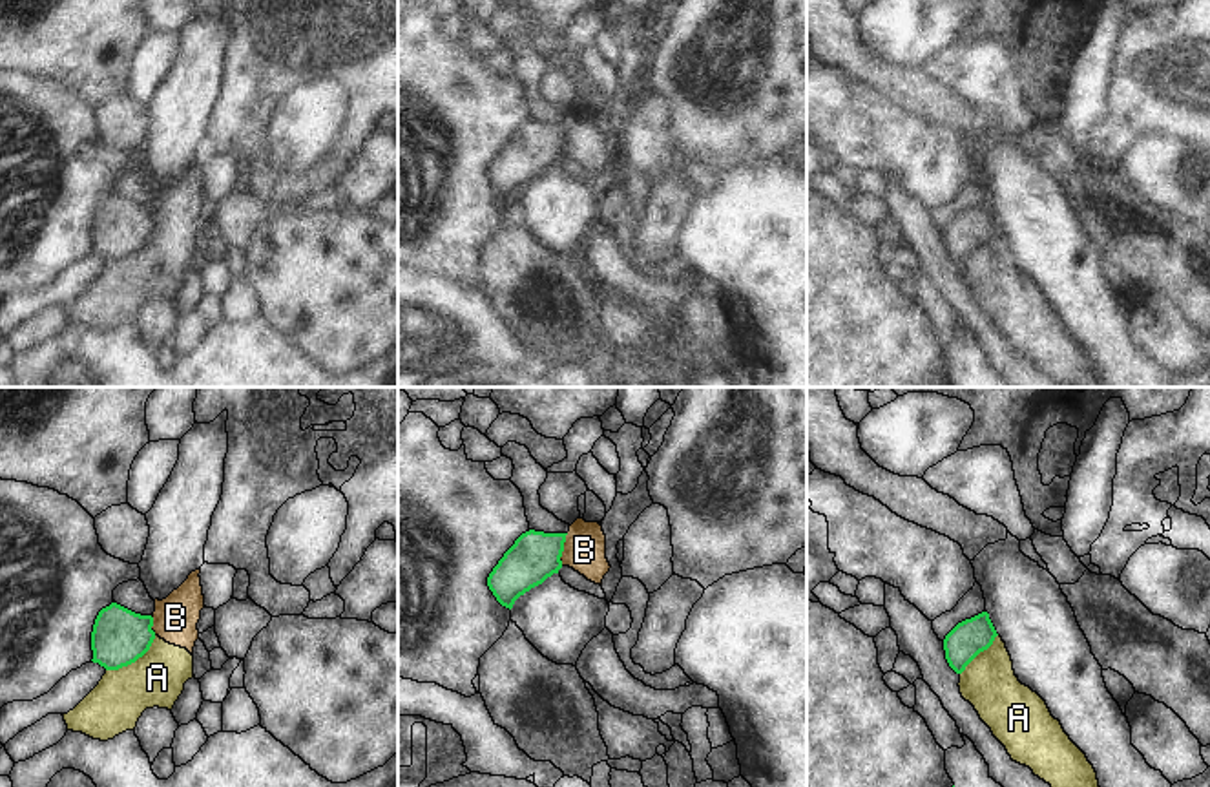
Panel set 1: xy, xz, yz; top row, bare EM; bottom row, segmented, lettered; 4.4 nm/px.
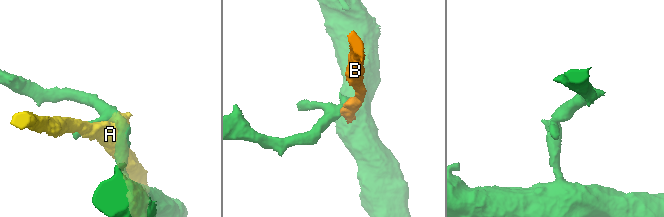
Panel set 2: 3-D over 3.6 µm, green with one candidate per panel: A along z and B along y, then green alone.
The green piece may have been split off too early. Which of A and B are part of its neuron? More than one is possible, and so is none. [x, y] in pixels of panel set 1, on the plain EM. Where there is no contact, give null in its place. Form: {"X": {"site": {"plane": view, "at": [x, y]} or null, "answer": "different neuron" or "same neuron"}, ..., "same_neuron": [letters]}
{"A": {"site": {"plane": "xy", "at": [134, 252]}, "answer": "different neuron"}, "B": {"site": {"plane": "xz", "at": [563, 141]}, "answer": "different neuron"}, "same_neuron": []}

